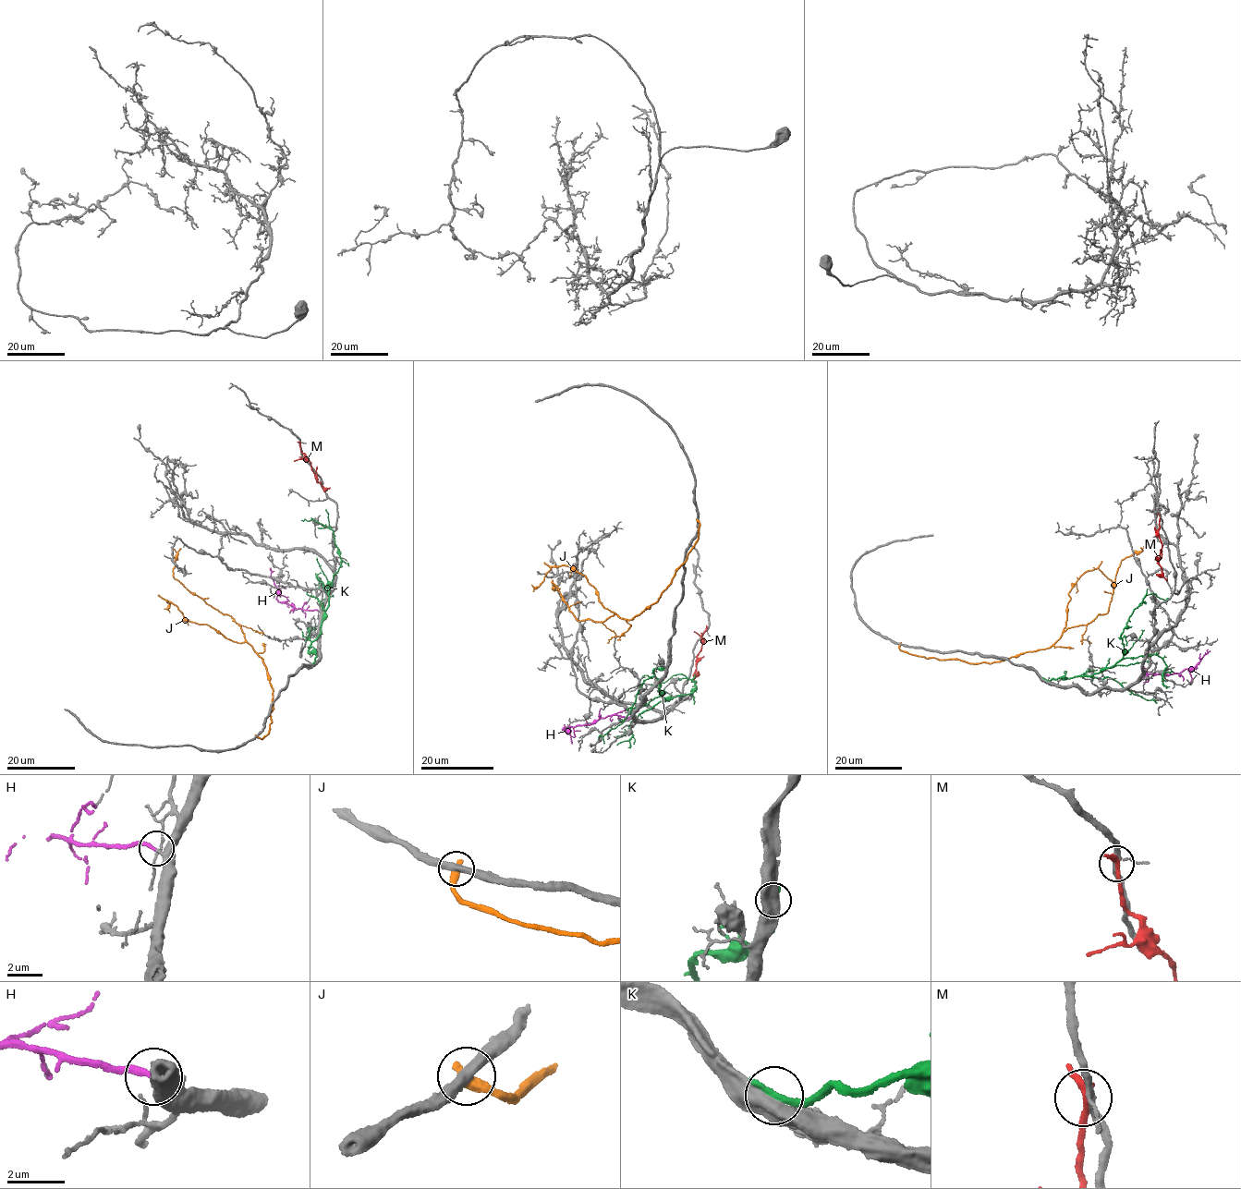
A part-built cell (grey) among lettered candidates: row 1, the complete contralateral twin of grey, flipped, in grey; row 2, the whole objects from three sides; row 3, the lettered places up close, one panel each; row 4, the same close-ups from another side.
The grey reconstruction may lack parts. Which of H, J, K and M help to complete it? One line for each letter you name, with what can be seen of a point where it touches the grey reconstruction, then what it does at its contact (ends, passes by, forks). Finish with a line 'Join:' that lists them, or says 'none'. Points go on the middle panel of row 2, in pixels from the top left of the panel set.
H: meets grey at (632, 719); it ends there
Join: H

